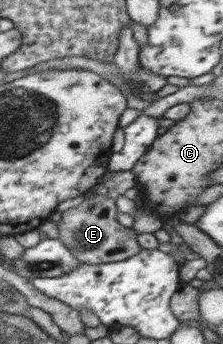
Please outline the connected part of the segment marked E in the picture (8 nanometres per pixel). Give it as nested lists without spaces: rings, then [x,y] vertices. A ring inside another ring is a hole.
[[[93,194],[81,204],[71,208],[56,218],[59,239],[71,250],[79,262],[103,264],[127,260],[142,249],[137,242],[137,234],[132,228],[117,221],[117,203],[108,195]]]

